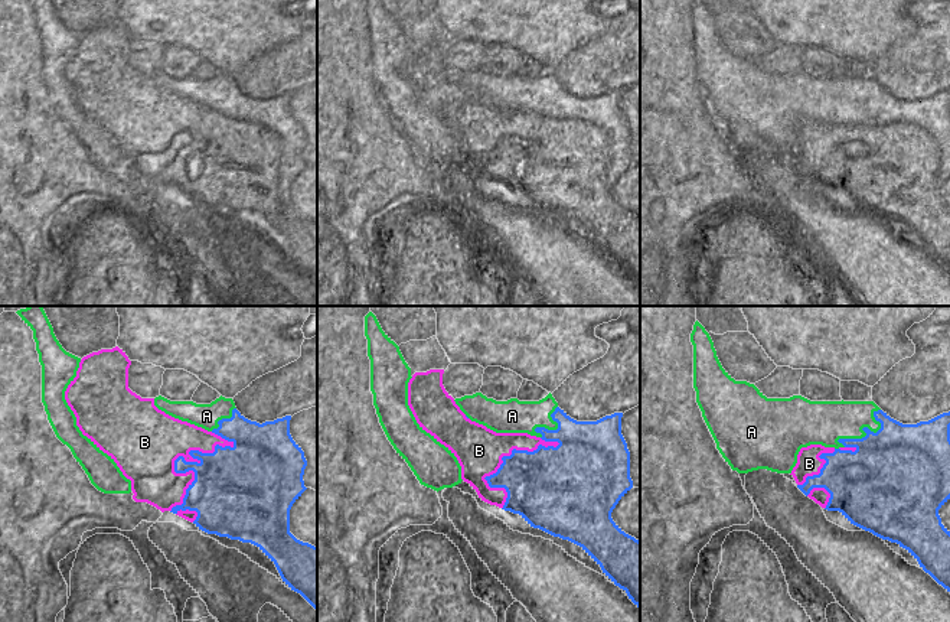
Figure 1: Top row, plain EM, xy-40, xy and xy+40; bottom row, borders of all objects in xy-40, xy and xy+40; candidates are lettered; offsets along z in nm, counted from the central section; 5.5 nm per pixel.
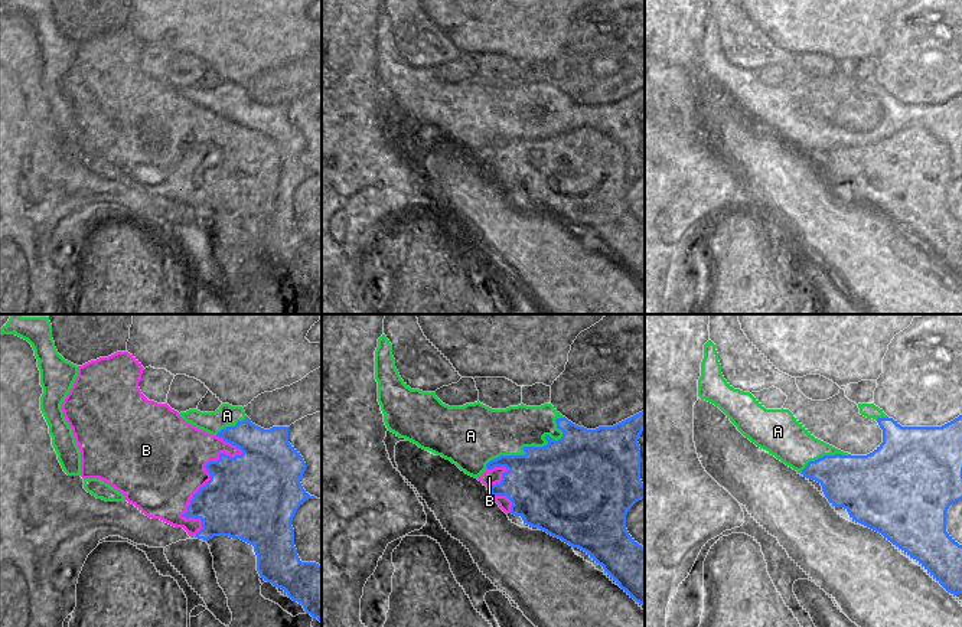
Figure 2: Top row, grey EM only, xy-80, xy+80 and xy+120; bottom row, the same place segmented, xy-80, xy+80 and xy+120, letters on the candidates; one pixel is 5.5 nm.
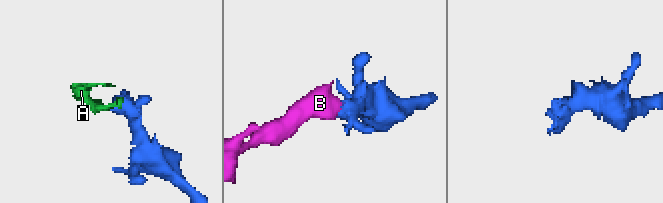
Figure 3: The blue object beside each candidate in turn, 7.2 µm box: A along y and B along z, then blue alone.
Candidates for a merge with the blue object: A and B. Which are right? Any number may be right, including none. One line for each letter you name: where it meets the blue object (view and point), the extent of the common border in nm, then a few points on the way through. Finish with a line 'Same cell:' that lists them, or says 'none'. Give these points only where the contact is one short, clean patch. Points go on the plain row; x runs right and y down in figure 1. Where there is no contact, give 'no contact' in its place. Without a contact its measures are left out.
B: meets blue in xy-40 at (176, 136); contact 550 nm long
Same cell: B

